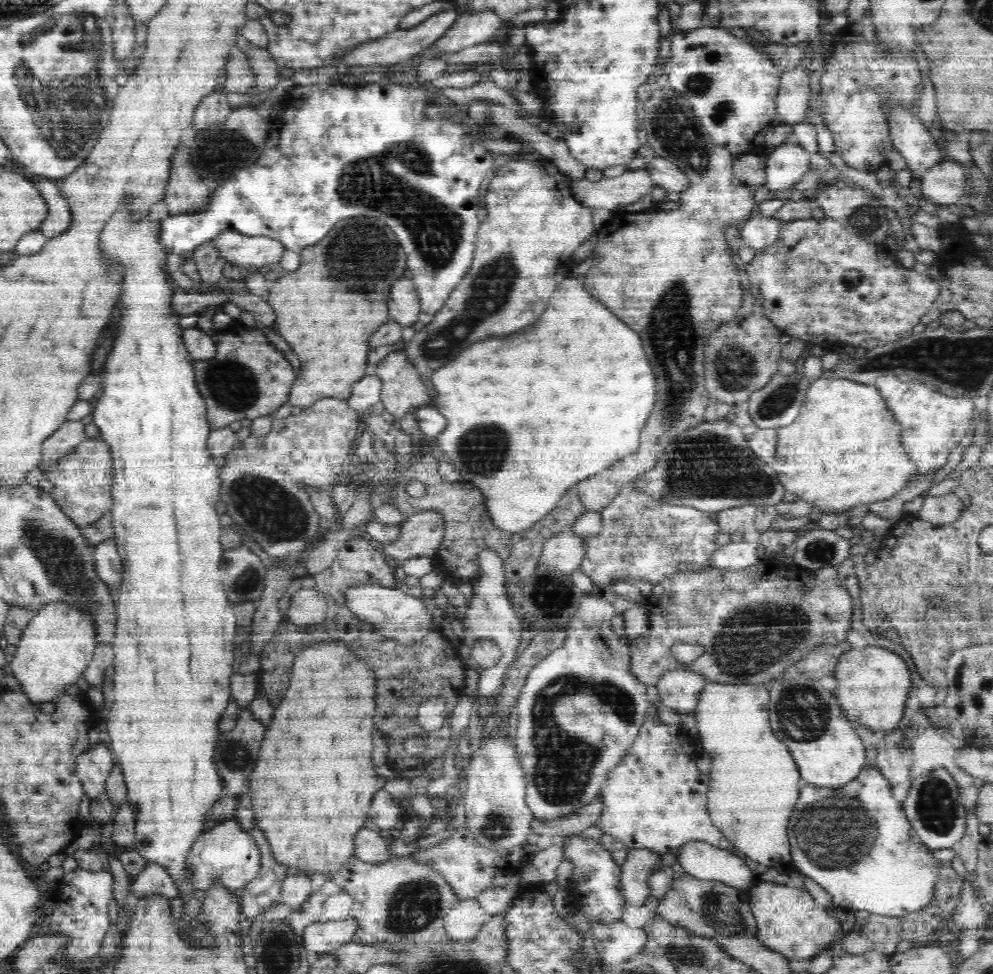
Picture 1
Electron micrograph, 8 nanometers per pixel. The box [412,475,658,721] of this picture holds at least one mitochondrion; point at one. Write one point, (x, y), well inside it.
(548, 593)

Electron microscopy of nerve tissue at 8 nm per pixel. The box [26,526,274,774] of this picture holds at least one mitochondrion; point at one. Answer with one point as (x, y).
(235, 749)

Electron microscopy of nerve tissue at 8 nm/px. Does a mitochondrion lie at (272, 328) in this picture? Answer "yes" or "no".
no

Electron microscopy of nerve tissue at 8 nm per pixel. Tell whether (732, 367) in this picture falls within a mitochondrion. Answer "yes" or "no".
yes

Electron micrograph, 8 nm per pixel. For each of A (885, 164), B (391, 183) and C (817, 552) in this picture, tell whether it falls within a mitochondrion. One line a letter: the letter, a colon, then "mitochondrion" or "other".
A: other
B: mitochondrion
C: mitochondrion

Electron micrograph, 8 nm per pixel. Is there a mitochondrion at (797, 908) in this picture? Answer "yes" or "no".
no

